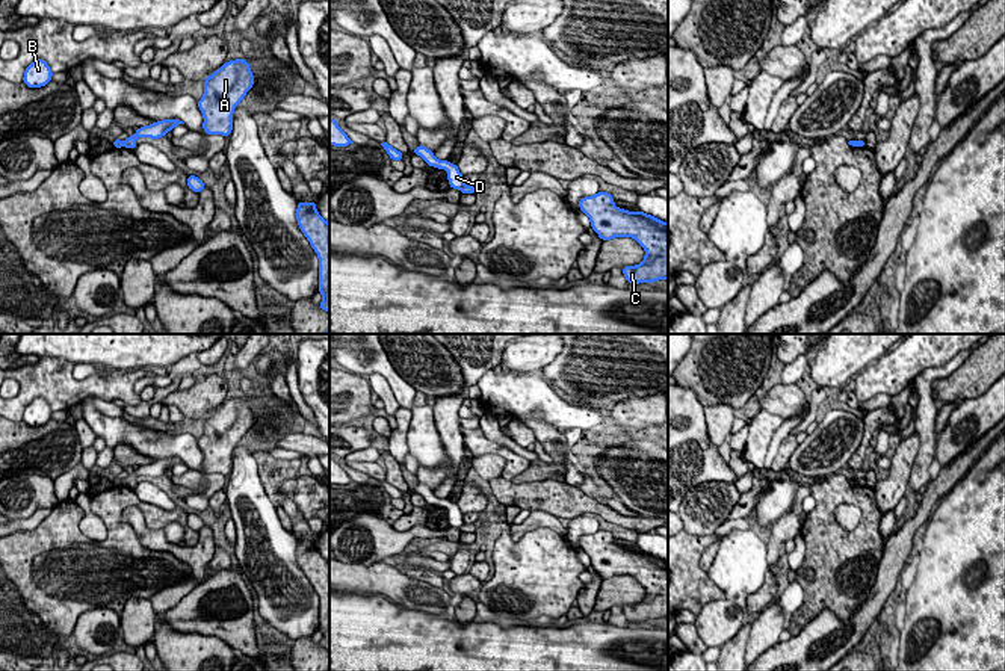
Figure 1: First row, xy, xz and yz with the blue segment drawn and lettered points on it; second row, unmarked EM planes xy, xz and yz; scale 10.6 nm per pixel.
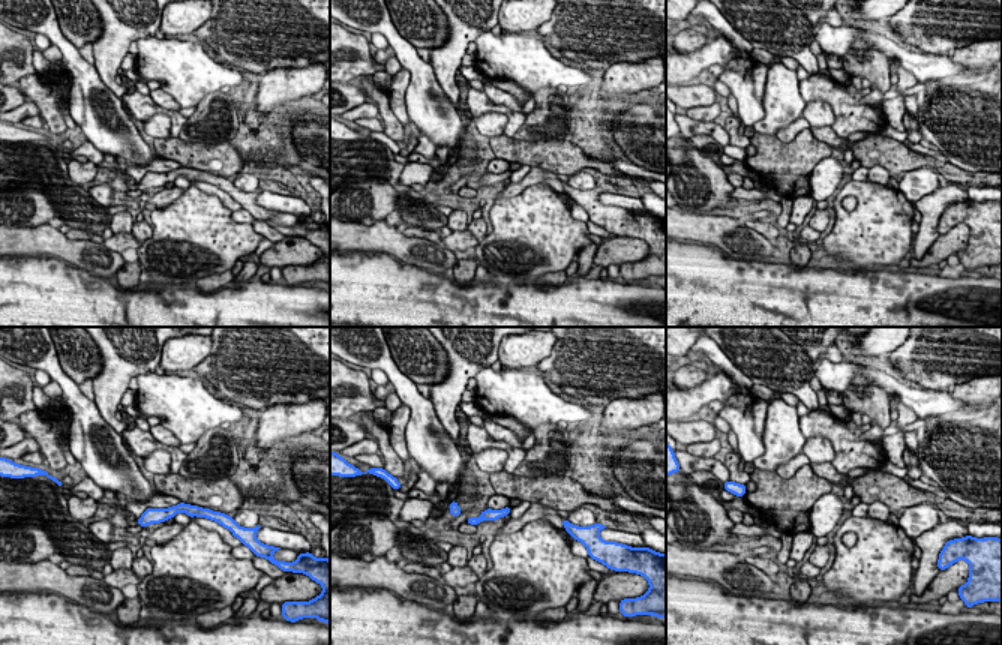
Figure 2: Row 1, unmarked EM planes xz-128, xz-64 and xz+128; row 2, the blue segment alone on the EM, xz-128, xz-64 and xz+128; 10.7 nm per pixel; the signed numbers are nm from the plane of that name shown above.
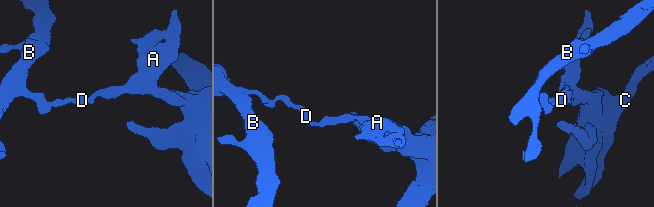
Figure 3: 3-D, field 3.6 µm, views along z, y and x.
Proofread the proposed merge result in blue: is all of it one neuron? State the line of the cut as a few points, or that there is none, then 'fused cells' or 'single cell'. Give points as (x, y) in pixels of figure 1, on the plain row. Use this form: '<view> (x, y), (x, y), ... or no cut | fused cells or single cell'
xy (121, 481), (123, 484) | fused cells

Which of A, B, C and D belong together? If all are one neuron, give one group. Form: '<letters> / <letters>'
A C / B D

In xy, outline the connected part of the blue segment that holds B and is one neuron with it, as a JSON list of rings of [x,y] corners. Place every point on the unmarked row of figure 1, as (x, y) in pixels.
[[[44,397],[33,399],[24,410],[23,420],[29,426],[45,425],[54,411],[50,408]]]

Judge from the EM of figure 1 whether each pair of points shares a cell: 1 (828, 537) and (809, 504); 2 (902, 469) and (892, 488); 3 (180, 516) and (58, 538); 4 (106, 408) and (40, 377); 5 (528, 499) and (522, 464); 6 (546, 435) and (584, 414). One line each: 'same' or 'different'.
1: different
2: same
3: same
4: different
5: different
6: different

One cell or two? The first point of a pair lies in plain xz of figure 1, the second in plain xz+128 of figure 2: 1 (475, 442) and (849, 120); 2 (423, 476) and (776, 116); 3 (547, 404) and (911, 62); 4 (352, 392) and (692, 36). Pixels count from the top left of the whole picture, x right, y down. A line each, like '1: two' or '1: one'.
1: one
2: one
3: one
4: one

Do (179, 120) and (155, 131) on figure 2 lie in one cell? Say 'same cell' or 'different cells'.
same cell

